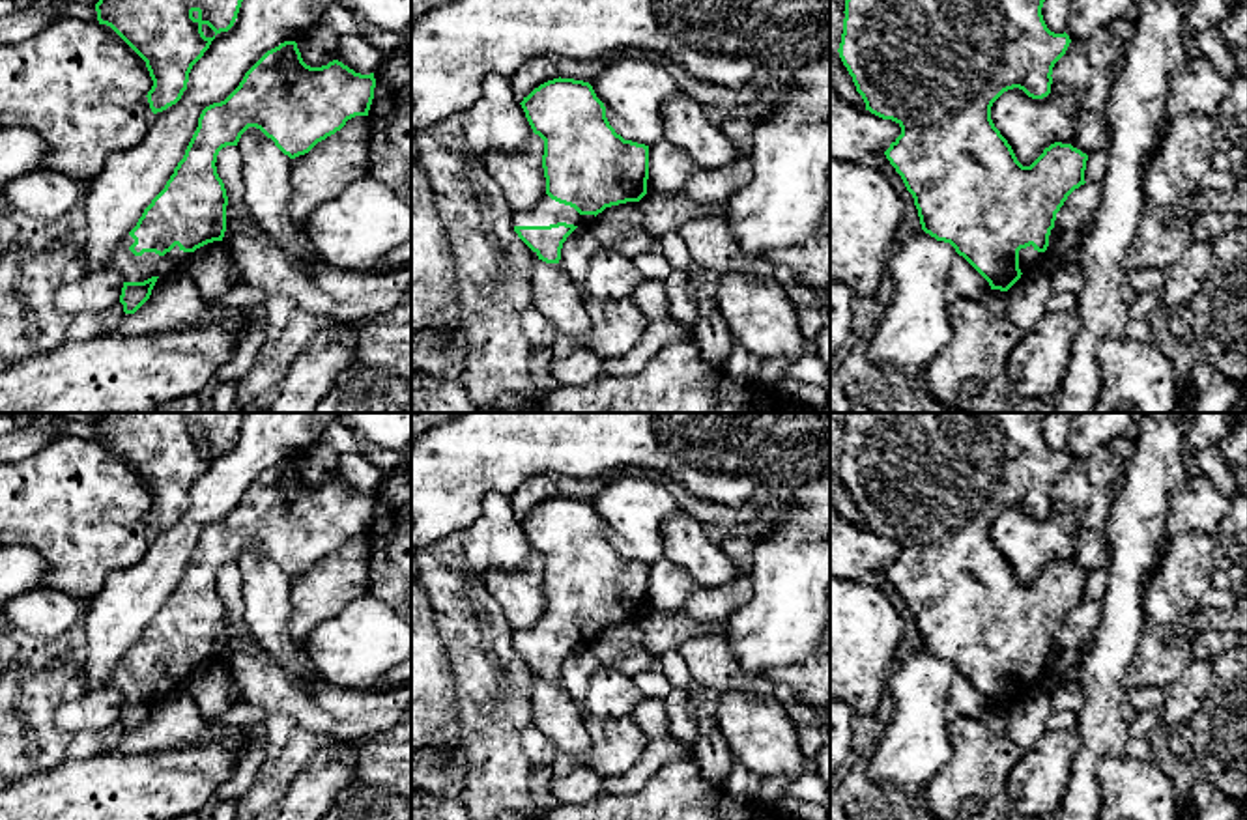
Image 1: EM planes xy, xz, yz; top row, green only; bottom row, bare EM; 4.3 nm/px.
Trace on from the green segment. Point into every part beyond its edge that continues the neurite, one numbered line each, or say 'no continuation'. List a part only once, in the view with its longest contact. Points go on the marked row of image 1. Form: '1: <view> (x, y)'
1: xy (131, 268)

